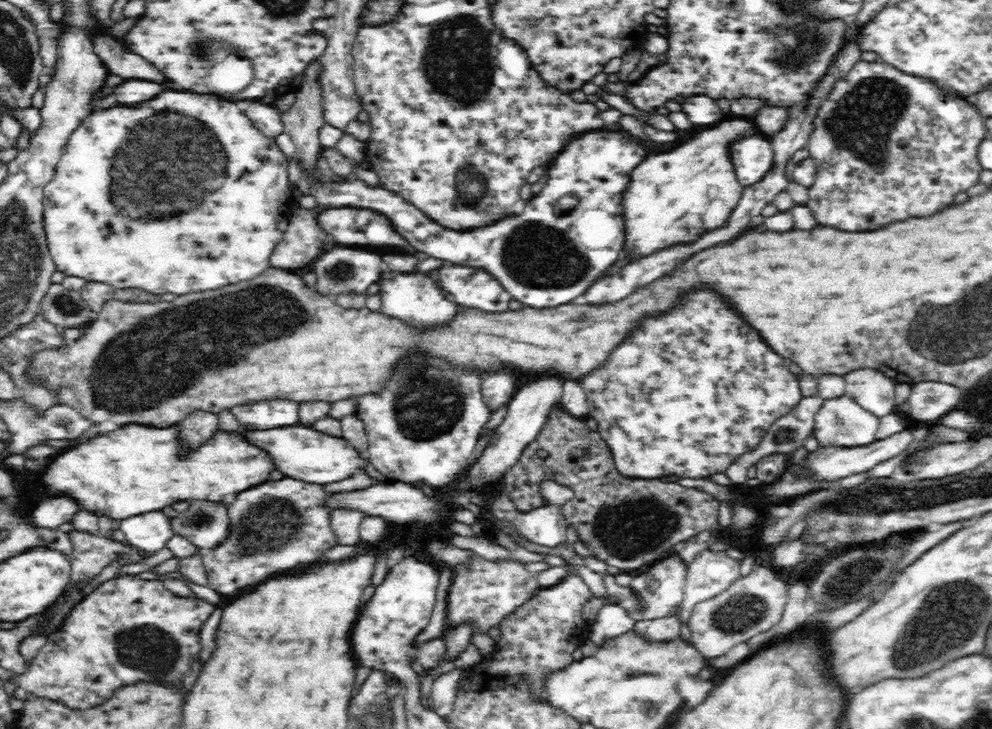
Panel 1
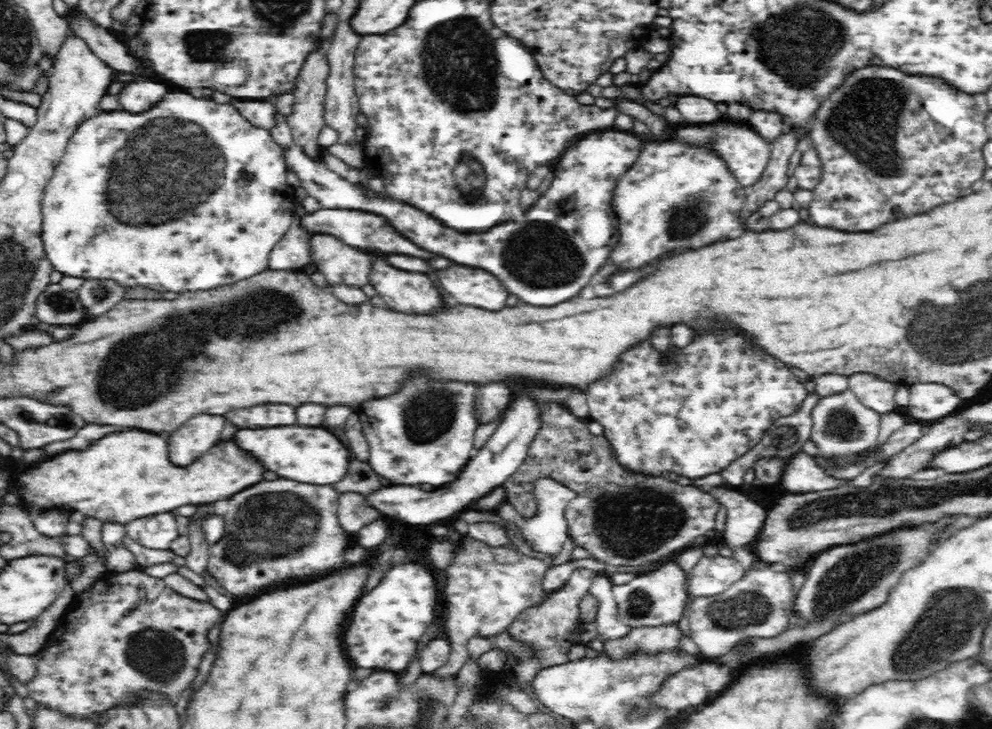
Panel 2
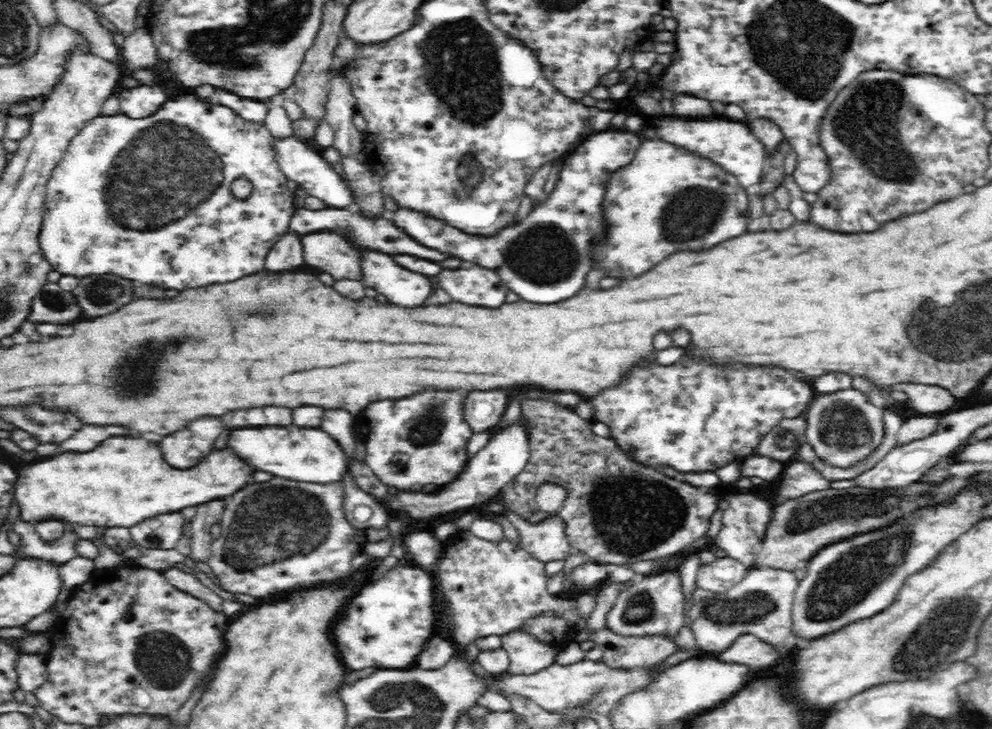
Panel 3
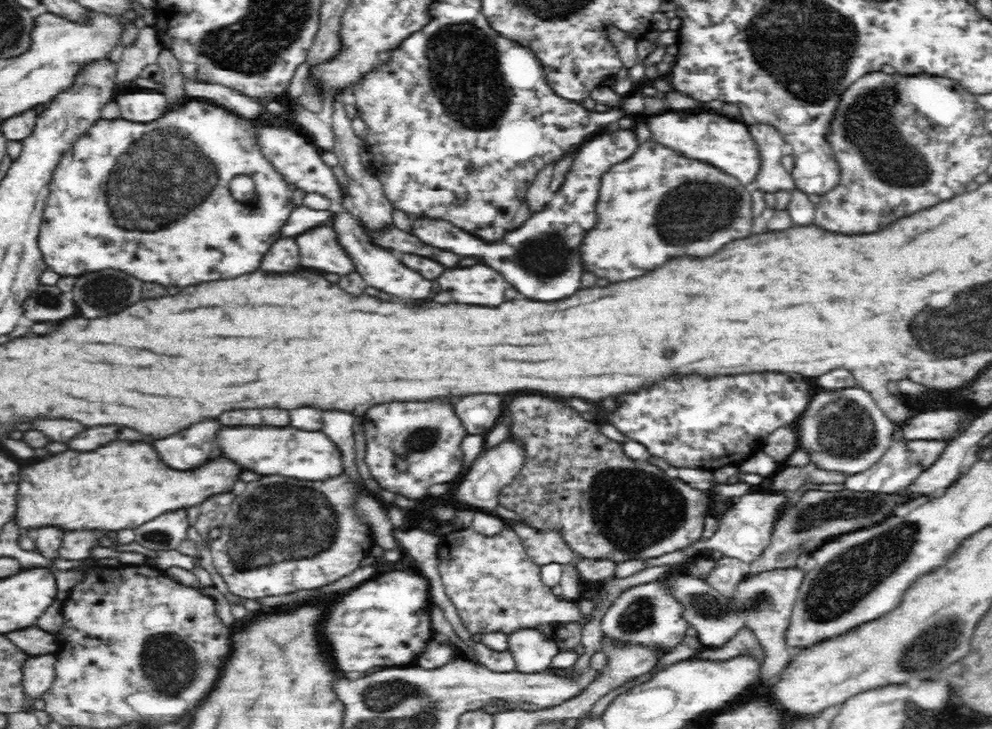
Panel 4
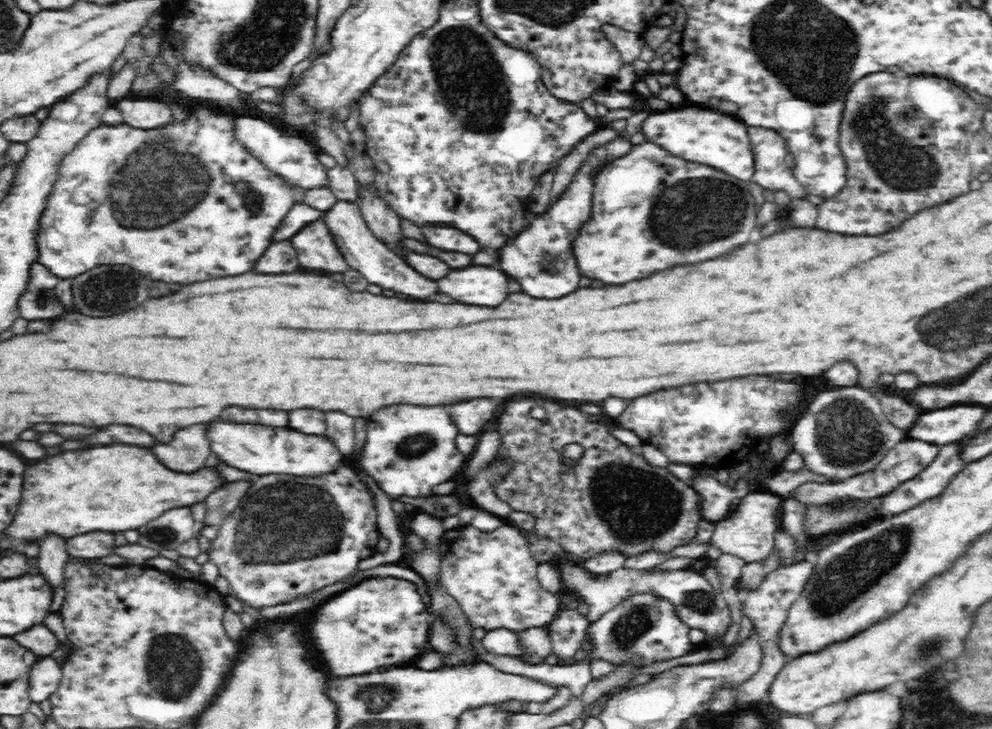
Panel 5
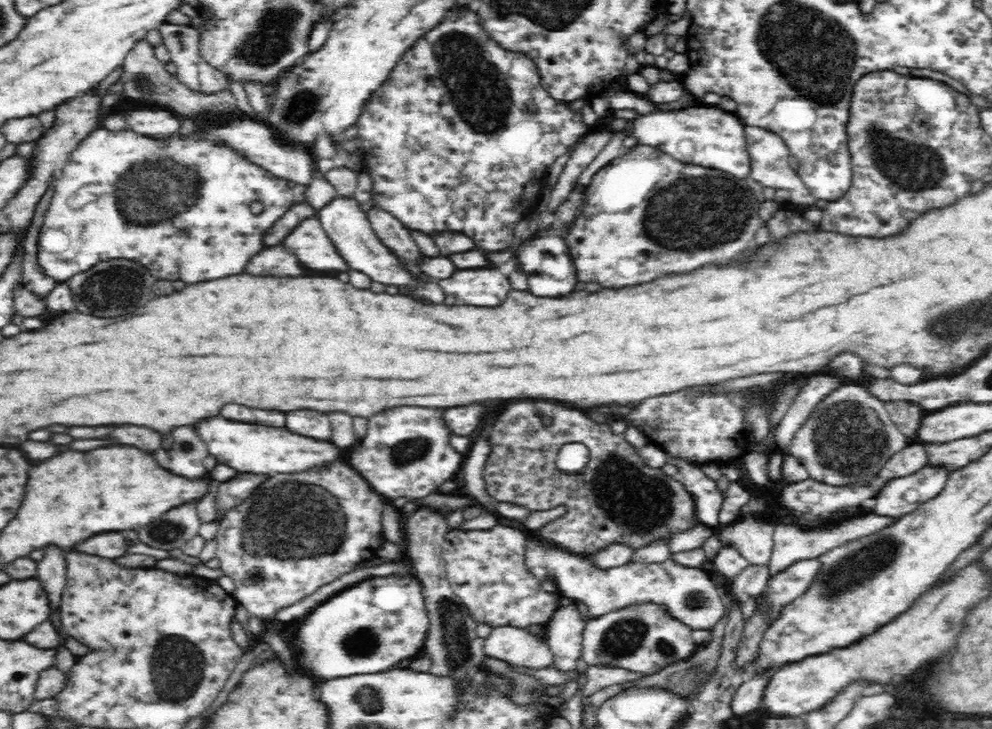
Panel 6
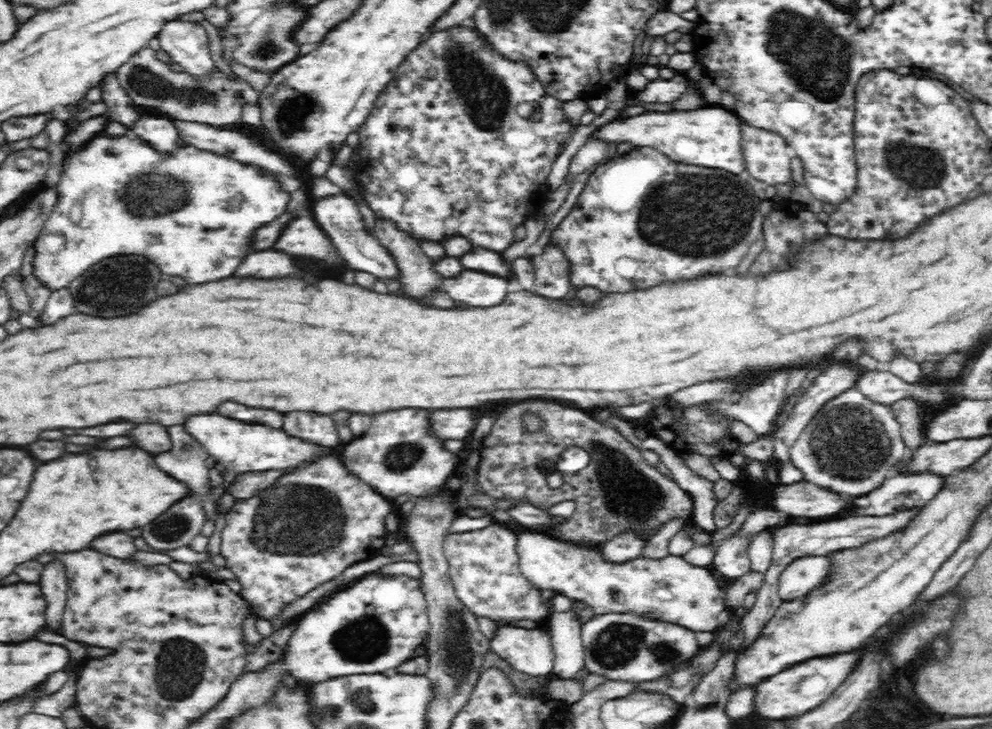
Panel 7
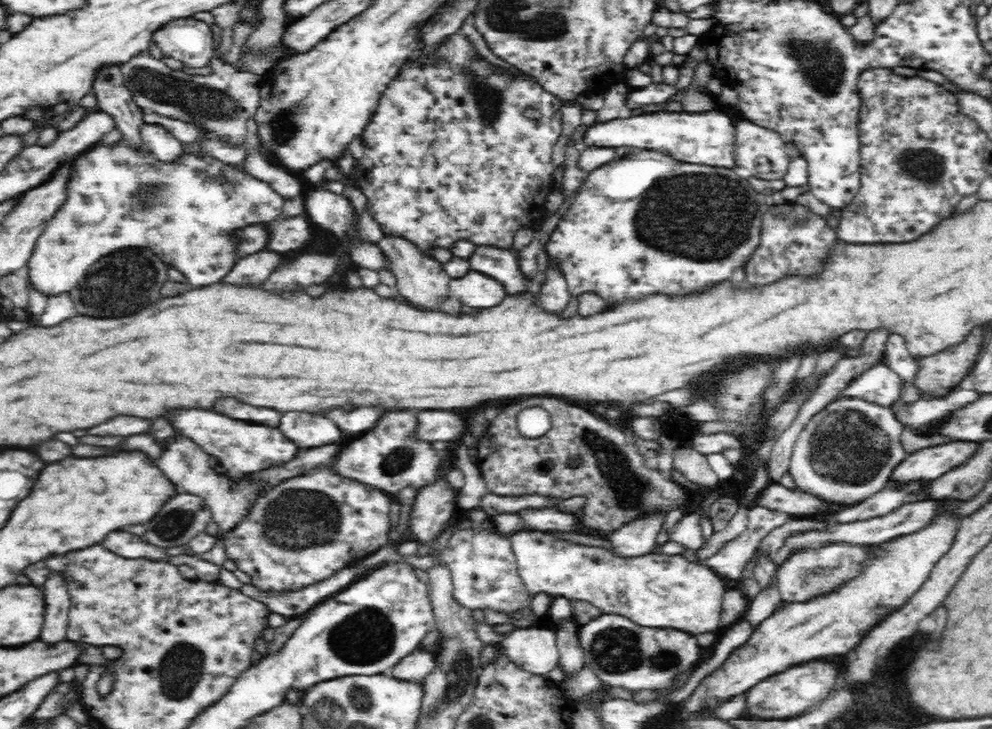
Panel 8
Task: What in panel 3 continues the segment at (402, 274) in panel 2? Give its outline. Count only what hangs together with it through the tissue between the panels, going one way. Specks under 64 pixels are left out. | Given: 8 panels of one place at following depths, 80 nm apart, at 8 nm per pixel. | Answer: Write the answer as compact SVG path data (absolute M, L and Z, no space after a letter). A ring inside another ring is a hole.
M356 241L348 243L360 256L359 266L361 267L362 278L364 278L366 286L372 286L380 294L388 296L388 300L392 304L398 304L398 306L422 306L430 298L432 282L426 276L402 268L400 264L394 262L394 258L392 258L390 253L384 254L384 252L378 252L376 249L366 248L356 243Z

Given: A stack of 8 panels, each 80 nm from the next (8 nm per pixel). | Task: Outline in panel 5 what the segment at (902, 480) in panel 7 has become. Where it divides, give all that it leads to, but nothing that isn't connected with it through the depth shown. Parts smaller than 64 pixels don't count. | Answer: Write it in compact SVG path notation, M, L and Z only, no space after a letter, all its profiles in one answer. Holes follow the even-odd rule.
M953 443L952 446L946 445L944 447L939 446L939 455L928 465L922 472L919 472L914 478L901 482L897 487L894 487L890 492L881 496L880 509L884 515L896 516L896 514L902 514L908 510L912 510L915 506L918 506L921 502L938 496L946 485L950 482L950 479L962 470L966 464L959 459L957 454L957 446L960 444Z

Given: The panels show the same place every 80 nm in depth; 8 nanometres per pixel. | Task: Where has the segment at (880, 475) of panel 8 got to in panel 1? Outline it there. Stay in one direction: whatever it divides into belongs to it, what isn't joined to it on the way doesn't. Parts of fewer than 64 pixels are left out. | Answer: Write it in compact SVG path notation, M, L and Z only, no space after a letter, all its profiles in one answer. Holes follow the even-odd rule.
M850 395L823 399L822 406L814 413L815 426L813 436L819 447L858 448L877 442L879 416L862 408Z

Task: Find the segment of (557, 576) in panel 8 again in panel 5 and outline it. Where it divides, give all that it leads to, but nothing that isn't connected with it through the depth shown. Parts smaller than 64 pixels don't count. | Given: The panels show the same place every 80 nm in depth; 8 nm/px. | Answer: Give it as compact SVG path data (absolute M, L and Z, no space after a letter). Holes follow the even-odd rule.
M569 555L555 557L550 561L558 568L563 594L572 595L588 604L586 618L589 622L598 620L618 604L638 595L650 595L655 599L668 600L676 616L690 628L698 628L705 632L706 641L722 638L729 623L729 608L722 595L710 586L701 572L690 571L689 568L679 570L635 569L622 567L609 573L598 575L587 569L582 560Z

